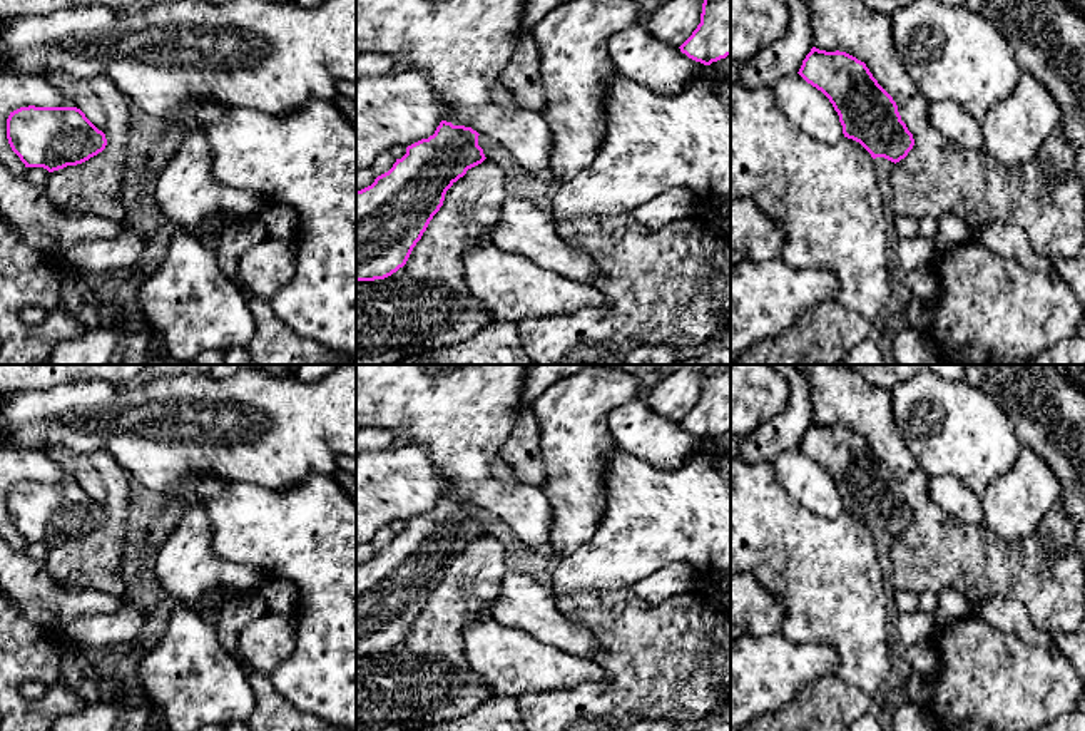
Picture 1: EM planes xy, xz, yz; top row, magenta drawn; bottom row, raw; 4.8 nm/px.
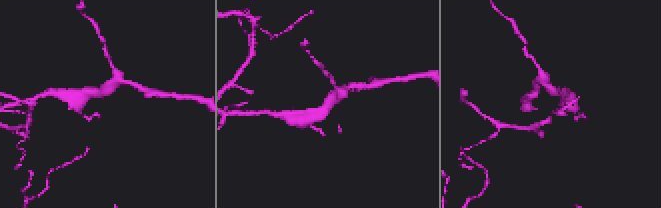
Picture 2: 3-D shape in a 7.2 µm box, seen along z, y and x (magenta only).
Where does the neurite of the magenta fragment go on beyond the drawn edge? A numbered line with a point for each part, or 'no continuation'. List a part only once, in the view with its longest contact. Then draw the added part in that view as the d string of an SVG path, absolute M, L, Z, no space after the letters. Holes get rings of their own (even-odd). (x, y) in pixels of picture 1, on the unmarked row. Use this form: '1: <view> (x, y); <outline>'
no continuation

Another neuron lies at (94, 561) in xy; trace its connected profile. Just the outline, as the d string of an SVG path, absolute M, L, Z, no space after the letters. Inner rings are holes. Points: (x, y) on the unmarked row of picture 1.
M57 447L45 453L69 470L107 514L105 524L89 535L50 547L47 570L62 585L94 589L122 599L125 582L120 564L130 500L125 470L105 450L70 453Z

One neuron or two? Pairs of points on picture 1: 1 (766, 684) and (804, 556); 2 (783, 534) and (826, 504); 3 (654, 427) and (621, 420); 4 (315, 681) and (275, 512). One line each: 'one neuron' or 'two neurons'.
1: two neurons
2: two neurons
3: one neuron
4: one neuron

